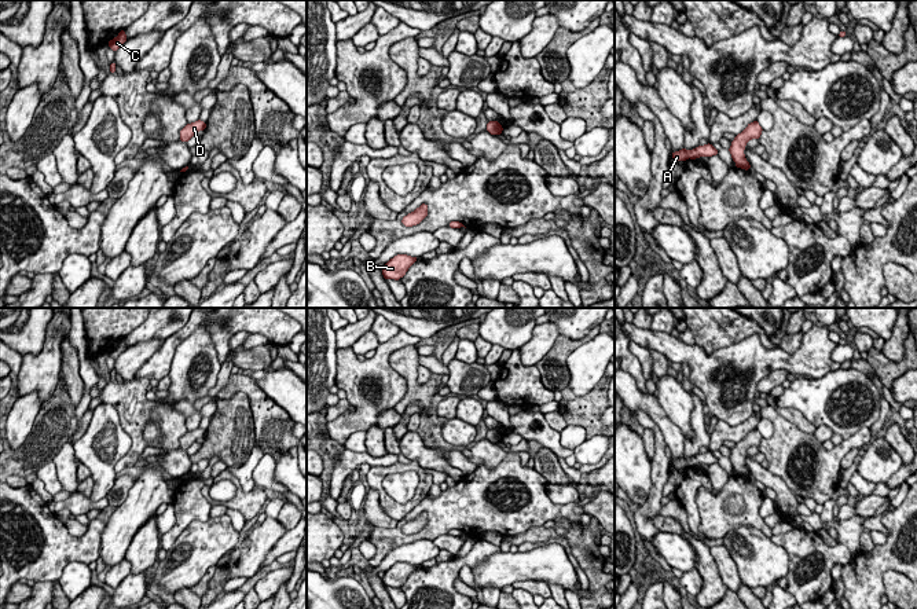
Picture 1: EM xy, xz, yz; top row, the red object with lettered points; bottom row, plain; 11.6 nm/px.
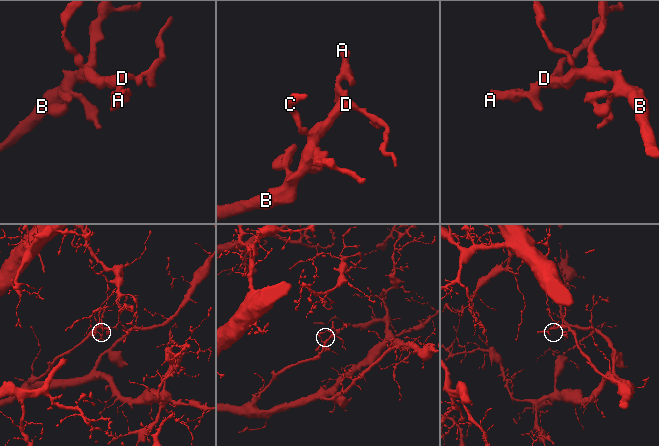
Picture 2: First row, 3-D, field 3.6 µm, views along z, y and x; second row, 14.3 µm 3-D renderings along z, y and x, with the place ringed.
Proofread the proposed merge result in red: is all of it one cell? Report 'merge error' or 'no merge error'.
no merge error

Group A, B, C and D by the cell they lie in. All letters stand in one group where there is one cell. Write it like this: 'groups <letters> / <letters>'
groups A B C D

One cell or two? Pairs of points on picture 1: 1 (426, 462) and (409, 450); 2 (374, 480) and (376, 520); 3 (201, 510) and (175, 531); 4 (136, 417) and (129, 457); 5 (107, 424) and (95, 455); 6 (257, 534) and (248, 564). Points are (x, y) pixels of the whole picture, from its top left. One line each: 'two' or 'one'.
1: one
2: two
3: one
4: one
5: one
6: one

